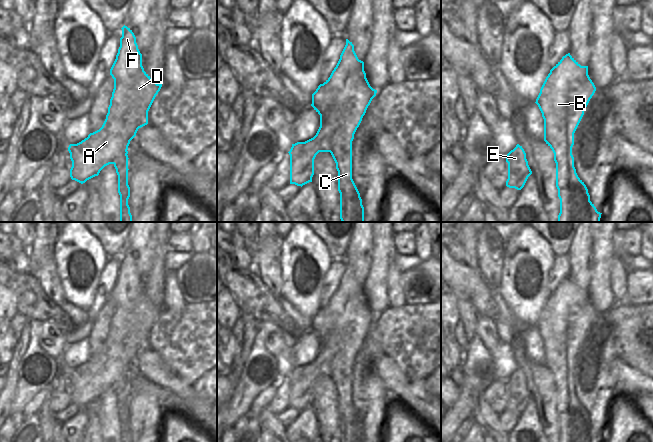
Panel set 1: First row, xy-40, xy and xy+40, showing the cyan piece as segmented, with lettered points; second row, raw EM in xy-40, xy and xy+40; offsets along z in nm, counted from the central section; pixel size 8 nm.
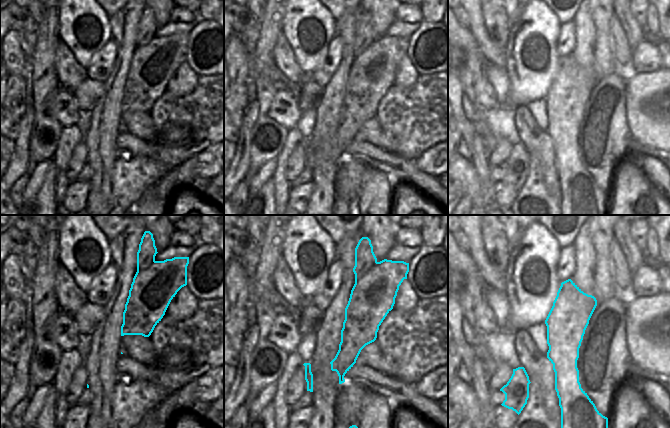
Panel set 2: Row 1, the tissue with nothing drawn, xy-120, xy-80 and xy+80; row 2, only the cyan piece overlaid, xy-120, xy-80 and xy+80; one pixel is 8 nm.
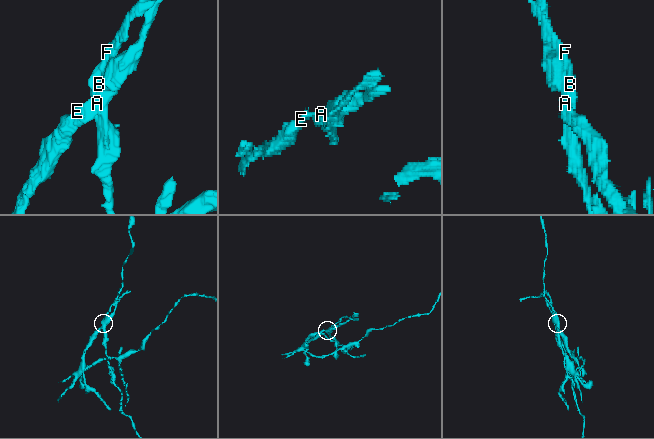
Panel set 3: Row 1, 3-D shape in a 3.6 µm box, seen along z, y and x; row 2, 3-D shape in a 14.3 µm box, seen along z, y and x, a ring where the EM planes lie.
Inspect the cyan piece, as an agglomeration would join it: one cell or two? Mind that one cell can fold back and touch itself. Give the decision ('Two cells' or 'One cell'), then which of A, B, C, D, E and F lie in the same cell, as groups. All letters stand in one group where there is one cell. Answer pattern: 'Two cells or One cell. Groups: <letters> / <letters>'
Two cells. Groups: A D E / B C F

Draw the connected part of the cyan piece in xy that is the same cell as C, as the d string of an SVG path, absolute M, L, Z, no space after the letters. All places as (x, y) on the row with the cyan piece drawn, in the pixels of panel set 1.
M346 39L336 67L330 77L312 94L311 104L320 115L320 120L324 119L338 99L344 113L344 123L332 137L330 152L338 171L342 222L364 222L362 199L352 179L352 141L366 113L371 95L364 62L358 59L354 45Z

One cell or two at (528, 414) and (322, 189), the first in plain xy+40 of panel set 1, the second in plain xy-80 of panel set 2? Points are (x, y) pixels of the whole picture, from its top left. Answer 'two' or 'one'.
two

